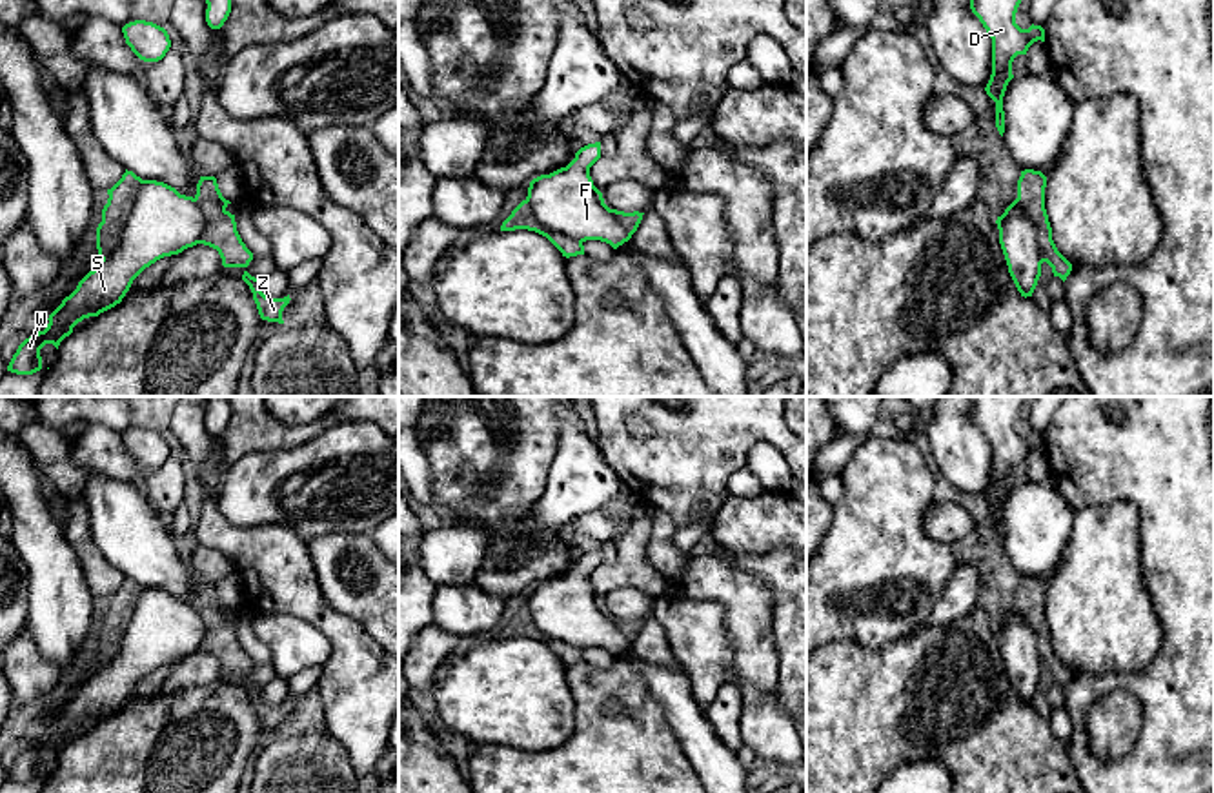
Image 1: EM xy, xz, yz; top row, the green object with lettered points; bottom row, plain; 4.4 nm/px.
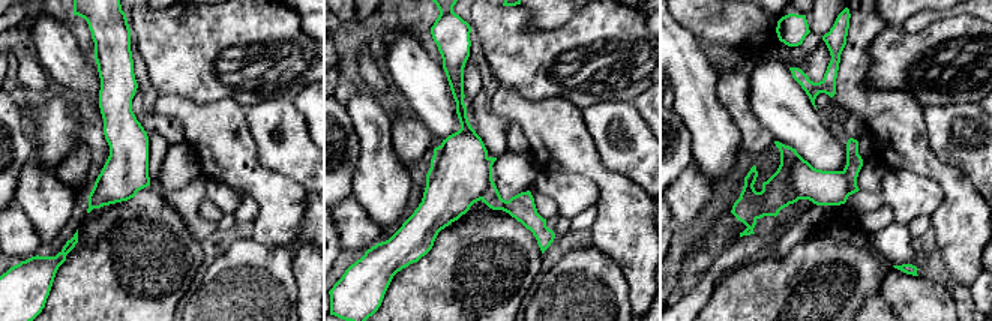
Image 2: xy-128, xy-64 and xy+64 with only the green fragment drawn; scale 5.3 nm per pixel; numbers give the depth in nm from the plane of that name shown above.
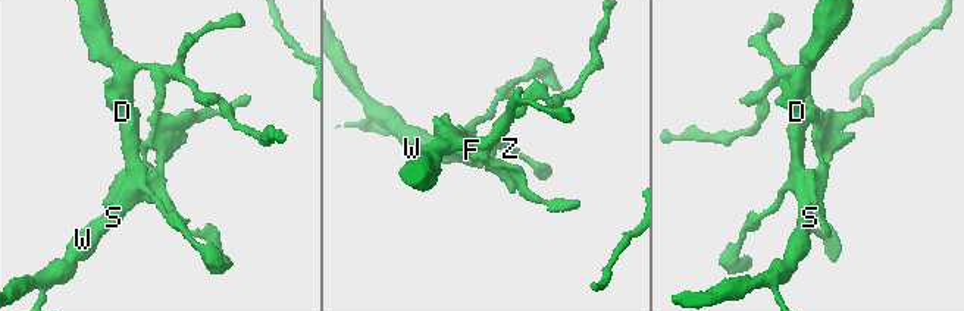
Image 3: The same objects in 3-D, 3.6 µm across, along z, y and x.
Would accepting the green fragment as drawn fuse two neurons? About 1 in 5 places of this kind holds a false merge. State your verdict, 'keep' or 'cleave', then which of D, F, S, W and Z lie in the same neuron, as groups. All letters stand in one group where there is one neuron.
keep | D F S W Z

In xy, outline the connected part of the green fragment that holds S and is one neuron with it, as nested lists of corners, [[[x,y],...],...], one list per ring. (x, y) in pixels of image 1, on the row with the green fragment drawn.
[[[126,169],[107,195],[96,227],[100,264],[49,315],[47,327],[18,346],[7,371],[40,371],[40,349],[46,344],[58,349],[78,322],[120,304],[133,280],[164,256],[204,244],[218,251],[224,267],[246,269],[253,260],[237,231],[235,215],[226,209],[231,202],[222,196],[215,176],[200,176],[197,195],[186,196]]]

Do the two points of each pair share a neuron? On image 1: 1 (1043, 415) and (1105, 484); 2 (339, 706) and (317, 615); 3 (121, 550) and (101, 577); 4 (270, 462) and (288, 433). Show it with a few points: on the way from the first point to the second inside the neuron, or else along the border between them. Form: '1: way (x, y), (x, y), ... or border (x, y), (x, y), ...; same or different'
1: border (1054, 415), (1042, 433); different
2: way (341, 684), (339, 637); same
3: border (90, 524), (90, 535), (97, 548), (126, 575); different
4: border (317, 433), (286, 448), (257, 448), (235, 461); different

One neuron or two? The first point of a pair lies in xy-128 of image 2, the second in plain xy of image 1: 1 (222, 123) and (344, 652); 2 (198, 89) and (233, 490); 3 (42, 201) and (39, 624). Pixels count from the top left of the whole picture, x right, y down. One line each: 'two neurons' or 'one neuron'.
1: one neuron
2: one neuron
3: one neuron

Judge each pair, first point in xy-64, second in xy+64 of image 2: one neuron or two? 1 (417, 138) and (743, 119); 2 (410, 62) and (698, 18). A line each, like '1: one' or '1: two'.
1: one
2: two

